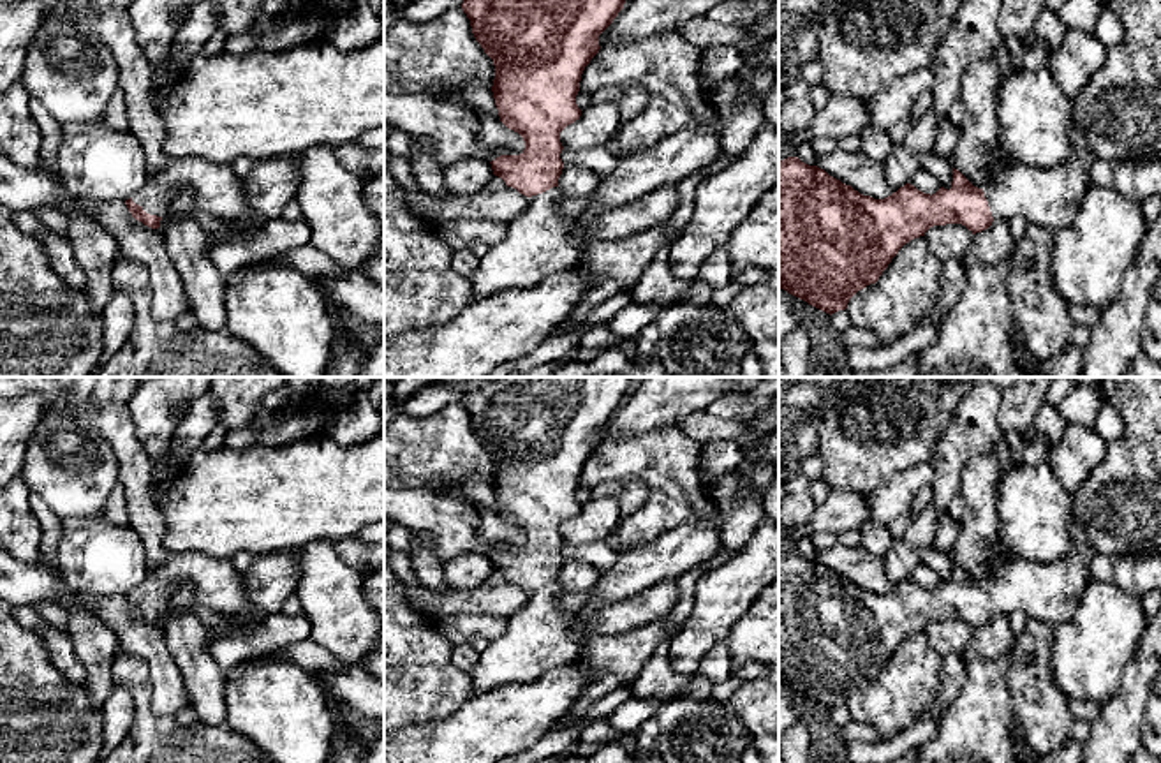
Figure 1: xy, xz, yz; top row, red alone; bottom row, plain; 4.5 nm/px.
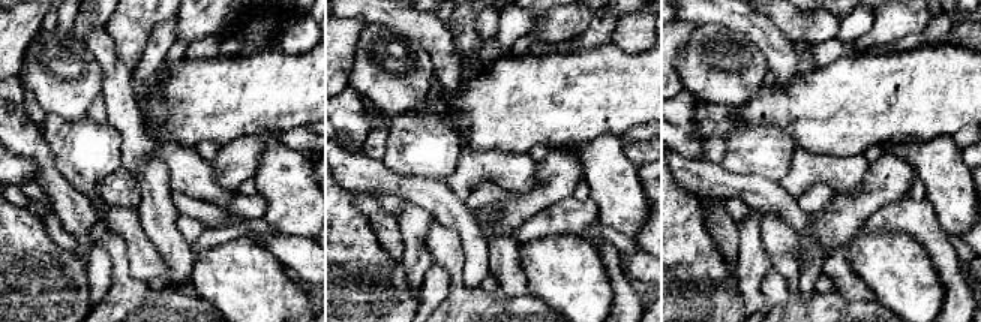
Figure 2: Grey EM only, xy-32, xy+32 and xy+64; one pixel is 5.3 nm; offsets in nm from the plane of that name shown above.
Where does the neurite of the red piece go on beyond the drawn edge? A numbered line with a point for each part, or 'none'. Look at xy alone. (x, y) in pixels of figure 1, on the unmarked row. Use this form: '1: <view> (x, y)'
1: xy (217, 584)

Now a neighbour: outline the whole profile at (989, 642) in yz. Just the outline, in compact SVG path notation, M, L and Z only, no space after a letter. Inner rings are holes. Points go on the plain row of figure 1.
M994 613L992 620L972 631L971 647L981 661L994 661L1011 650L1015 633L1008 622L1008 615Z

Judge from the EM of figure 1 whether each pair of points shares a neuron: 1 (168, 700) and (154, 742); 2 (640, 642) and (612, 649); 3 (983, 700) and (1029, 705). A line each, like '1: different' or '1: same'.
1: different
2: same
3: different

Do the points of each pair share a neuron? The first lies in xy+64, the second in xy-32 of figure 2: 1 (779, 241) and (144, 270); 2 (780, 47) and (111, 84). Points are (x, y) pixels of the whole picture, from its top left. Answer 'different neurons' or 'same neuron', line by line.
1: different neurons
2: same neuron

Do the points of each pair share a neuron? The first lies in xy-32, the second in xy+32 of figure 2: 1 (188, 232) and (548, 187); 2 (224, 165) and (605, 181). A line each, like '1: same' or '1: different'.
1: different
2: different

